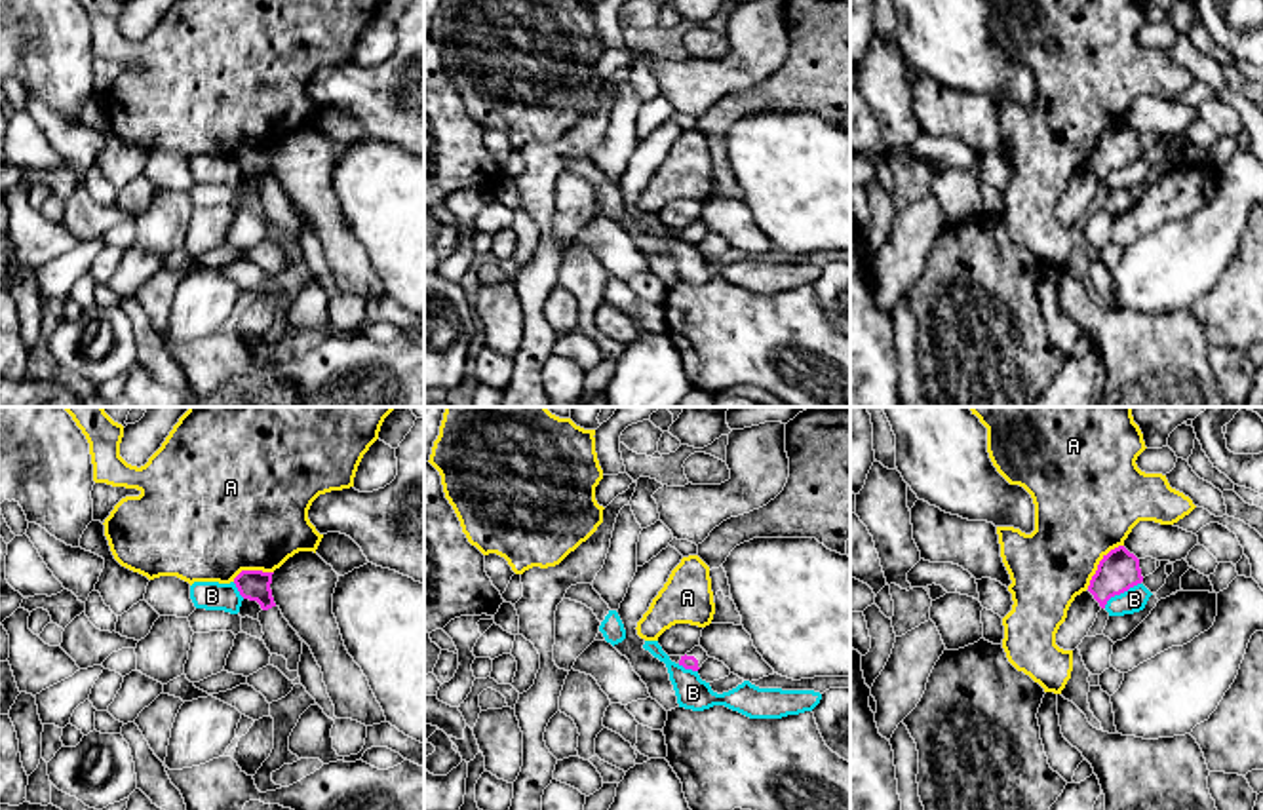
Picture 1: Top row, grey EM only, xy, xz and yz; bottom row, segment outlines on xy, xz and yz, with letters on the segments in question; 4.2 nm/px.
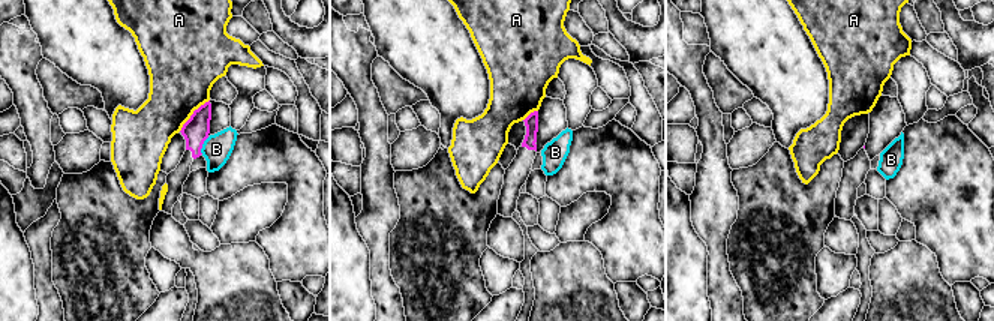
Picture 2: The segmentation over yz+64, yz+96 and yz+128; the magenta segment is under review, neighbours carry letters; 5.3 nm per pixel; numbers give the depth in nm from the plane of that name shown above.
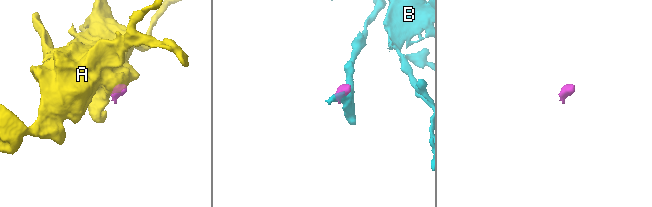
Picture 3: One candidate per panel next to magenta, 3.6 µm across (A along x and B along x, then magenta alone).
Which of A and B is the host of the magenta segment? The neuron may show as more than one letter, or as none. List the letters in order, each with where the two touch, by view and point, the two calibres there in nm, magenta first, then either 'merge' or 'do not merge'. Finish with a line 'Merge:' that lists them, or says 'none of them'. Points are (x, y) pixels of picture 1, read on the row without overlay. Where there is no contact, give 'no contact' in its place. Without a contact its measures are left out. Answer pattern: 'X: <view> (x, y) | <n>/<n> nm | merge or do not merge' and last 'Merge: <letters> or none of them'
A: yz (1100, 137) | 170/440 nm | do not merge
B: yz (1121, 166) | 170/100 nm | do not merge
Merge: none of them

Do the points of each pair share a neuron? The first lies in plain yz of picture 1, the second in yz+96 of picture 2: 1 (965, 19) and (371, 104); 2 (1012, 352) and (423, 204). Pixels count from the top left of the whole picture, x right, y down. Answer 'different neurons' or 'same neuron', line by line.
1: different neurons
2: same neuron

